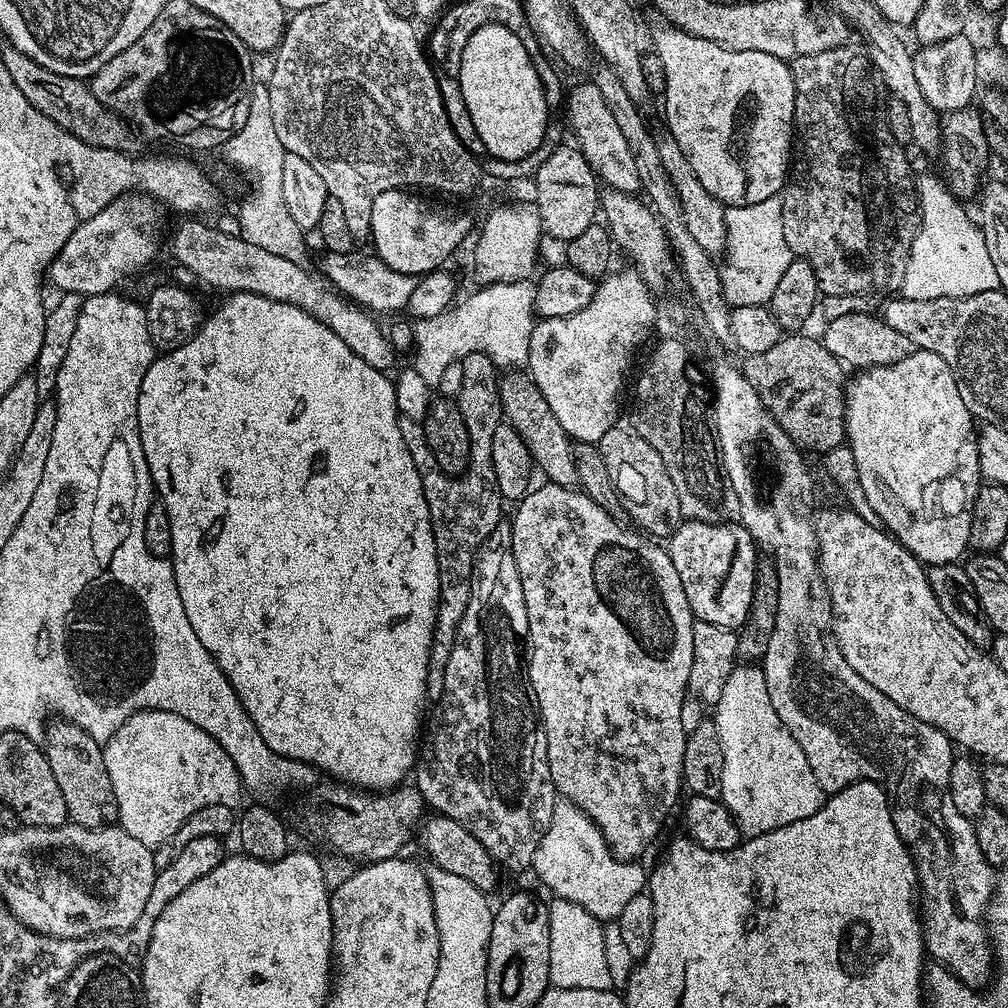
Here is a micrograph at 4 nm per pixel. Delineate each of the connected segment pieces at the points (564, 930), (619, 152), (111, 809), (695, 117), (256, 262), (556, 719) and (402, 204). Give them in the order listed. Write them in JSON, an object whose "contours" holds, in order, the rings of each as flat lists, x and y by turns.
{"contours":[[[553,899,548,904,550,918,550,970,548,978,554,988,581,988,606,990,612,988,610,973,606,968,603,946,604,924,578,906,578,902]],[[592,82,586,84,576,84,567,93,566,107,568,106,568,124,572,127,572,132,576,135,575,147,580,149,580,153,586,158,586,162,591,166,601,181,604,180,611,189,625,194,636,194,641,191,640,171,634,160,634,154,630,152,630,146,626,142,625,135,622,134,618,122,614,122,614,114,602,98,602,90,598,90]],[[63,718,47,729,44,753,48,756,50,770,54,770,54,778,62,790,62,798,66,798,68,819,83,828,102,828,117,823,116,795,110,782,110,774,106,770,104,750,101,741,90,738,86,730,79,728]],[[663,26,653,34,652,40,656,43,655,55,662,58,662,66,666,66,666,86,662,93,664,99,664,120,667,131,678,142,678,146,686,154,694,174,706,186,706,190,714,199,728,208,738,206,754,206,754,202,766,202,766,198,780,196,790,171,790,157,794,152,794,78,792,69,787,63,774,54,762,54,758,50,726,50,726,46,718,46,706,38,698,38,680,28]],[[184,218,172,232,172,256,192,276,197,276,204,284,212,288,222,288,222,292,249,292,274,298,280,302,290,302,306,310,318,322,330,326,354,354,370,366,381,370,391,369,398,357,392,347,385,329,376,325,377,317,361,305,345,298,315,271,307,272,305,265,296,265,289,259,270,254,261,247,243,240,238,234,232,236,220,228,211,228,203,224,200,218]],[[544,482,541,488,533,487,523,496,523,499,515,505,516,517,511,517,511,526,513,534,512,553,514,562,518,562,518,578,522,578,522,594,526,602,526,618,528,619,528,634,526,637,526,663,528,665,528,677,532,683,532,689,536,695,536,705,540,711,540,727,546,734,546,746,548,747,548,765,550,766,550,778,557,793,563,799,569,800,571,804,576,804,582,809,590,819,600,827,600,832,606,838,610,850,619,860,636,860,652,844,652,839,660,832,660,827,664,824,664,819,668,816,668,811,676,804,676,799,682,793,684,782,684,755,686,754,686,727,684,728,684,696,688,692,688,682,692,678,692,663,694,662,694,630,692,625,694,617,690,610,690,602,686,598,686,590,682,590,682,578,678,578,678,570,674,570,672,557,668,555,663,547,659,548,647,535,639,531,631,532,628,528,620,525,621,521,612,516,605,508,598,506,583,490,577,490,575,487,563,488,560,484]],[[403,188,382,190,378,198,374,198,370,210,370,226,372,234,370,244,373,244,375,255,379,256,390,270,398,270,402,274,410,274,417,278,433,272,435,268,447,265,448,255,463,242,468,236,468,220,460,212,451,212,448,208,435,208,428,200,423,200,423,195]]]}

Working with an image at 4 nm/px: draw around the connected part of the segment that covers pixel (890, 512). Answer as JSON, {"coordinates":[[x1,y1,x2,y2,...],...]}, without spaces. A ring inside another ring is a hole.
{"coordinates":[[913,350,902,362,894,362,890,366,878,366,877,368,865,368,857,371,856,376,847,381,846,395,846,443,852,449,854,458,858,461,859,477,862,478,862,488,866,490,866,498,870,506,876,512,877,519,899,540,900,545,916,557,921,564,954,564,969,551,970,530,974,518,974,502,978,498,978,490,982,483,980,475,980,459,978,458,978,428,974,423,974,417,970,410,966,410,966,402,962,402,962,394,958,394,958,382,954,382,954,374,938,354,930,354]]}

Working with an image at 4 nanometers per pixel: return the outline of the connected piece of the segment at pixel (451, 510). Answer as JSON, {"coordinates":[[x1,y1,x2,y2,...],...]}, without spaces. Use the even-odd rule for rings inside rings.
{"coordinates":[[486,353,466,354,462,361,462,390,458,397,462,418,466,418,466,430,470,430,470,462,463,476,447,476,434,462,430,446,426,442,423,423,401,415,400,429,406,438,406,450,414,458,422,478,422,490,432,519,434,542,438,554,438,574,440,575,440,602,436,606,439,627,455,633,462,622,462,614,470,602,472,571,482,542,498,526,502,519,498,480,495,478,494,459,491,457,491,443,494,430,502,423,500,411,500,376,495,362]]}

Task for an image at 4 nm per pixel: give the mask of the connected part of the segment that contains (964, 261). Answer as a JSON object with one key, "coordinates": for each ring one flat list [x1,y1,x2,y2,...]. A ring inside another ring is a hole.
{"coordinates":[[939,175,936,176,924,176,916,180,916,199,920,202,920,229,916,232,908,255,906,278,899,289,903,299,962,298,999,288,998,270,994,270,994,261,990,258,990,250,986,250,986,238,980,233,979,223,964,213,964,208,960,205,963,203,956,193]]}

